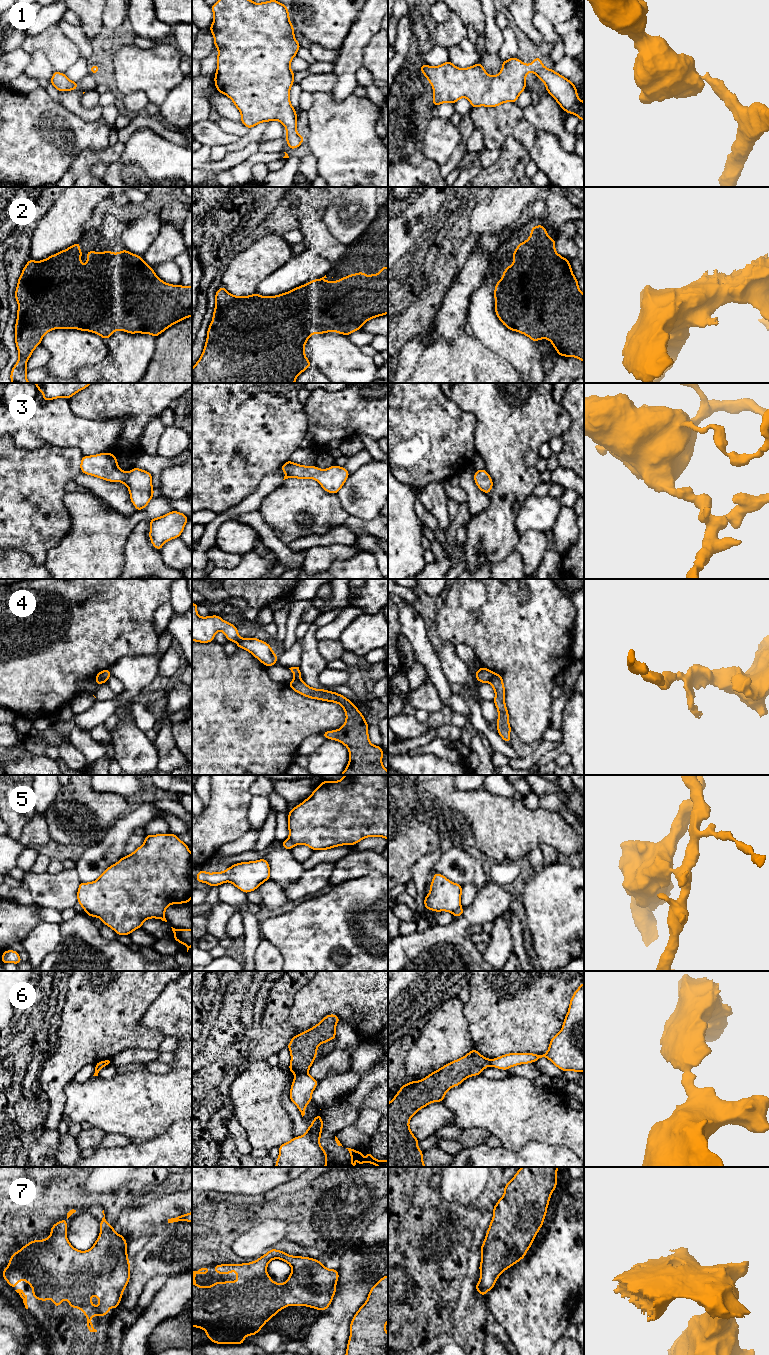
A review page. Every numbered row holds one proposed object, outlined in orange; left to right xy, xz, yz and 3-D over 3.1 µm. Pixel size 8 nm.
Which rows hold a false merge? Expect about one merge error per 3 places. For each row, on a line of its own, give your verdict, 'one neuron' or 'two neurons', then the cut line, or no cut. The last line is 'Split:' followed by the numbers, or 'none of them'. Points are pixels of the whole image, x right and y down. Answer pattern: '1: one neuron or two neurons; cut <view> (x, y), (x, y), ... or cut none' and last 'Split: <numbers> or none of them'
1: one neuron; cut none
2: one neuron; cut none
3: one neuron; cut none
4: two neurons; cut yz (493, 672), (488, 681)
5: two neurons; cut yz (461, 907), (453, 913)
6: two neurons; cut xz (307, 1072), (296, 1075)
7: one neuron; cut none
Split: 4, 5, 6

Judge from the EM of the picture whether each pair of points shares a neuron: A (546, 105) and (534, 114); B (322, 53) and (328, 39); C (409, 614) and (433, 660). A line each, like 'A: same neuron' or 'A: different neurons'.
A: same neuron
B: different neurons
C: same neuron

